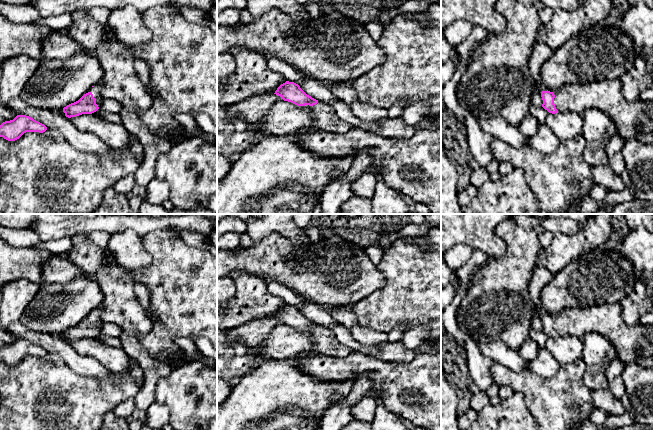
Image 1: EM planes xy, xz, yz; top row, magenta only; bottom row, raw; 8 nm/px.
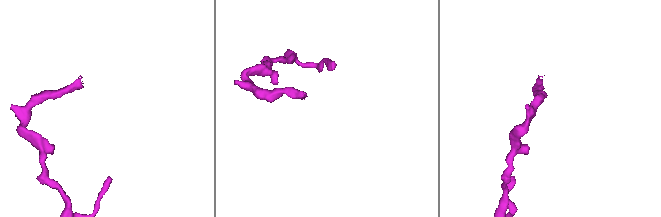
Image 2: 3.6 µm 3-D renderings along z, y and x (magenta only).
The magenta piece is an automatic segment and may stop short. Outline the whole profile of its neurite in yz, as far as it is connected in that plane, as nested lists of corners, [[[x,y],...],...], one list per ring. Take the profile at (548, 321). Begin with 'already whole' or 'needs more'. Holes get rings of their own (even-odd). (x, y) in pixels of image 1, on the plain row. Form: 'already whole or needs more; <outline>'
needs more; [[[603,303],[589,307],[565,308],[556,314],[543,313],[542,331],[549,337],[576,336],[582,339],[589,332],[596,332],[607,338],[615,348],[616,357],[625,365],[635,361],[645,368],[653,368],[653,326],[628,325],[623,321],[622,305]]]

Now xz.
needs more; [[[289,305],[281,308],[274,318],[280,320],[284,325],[291,326],[297,330],[311,330],[314,348],[295,358],[264,360],[261,364],[244,374],[240,381],[235,386],[232,386],[226,401],[217,406],[217,430],[320,430],[321,417],[339,398],[348,395],[352,390],[355,379],[331,382],[319,381],[301,371],[297,366],[298,361],[302,358],[317,355],[345,357],[352,352],[349,347],[338,341],[329,327],[312,322],[298,308]]]

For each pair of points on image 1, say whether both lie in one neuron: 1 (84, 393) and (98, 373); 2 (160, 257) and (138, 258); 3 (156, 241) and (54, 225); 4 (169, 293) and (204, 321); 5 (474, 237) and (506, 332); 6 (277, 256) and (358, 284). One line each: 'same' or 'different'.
1: different
2: different
3: different
4: same
5: different
6: same

